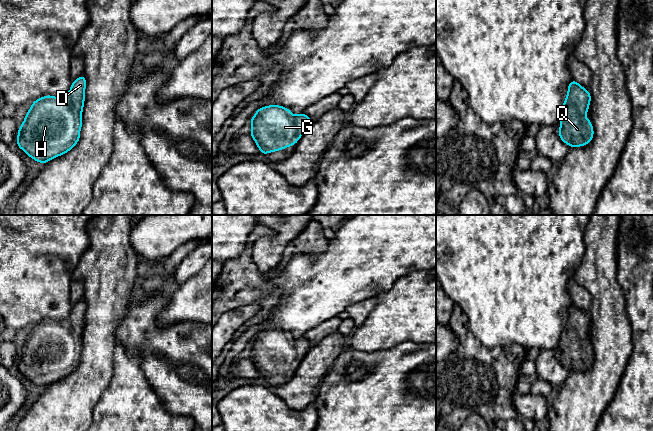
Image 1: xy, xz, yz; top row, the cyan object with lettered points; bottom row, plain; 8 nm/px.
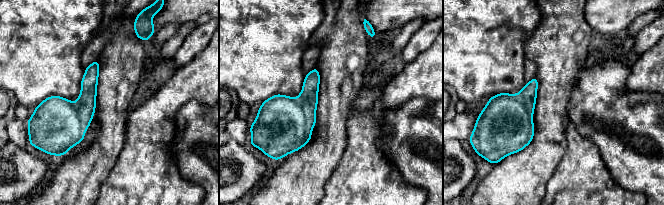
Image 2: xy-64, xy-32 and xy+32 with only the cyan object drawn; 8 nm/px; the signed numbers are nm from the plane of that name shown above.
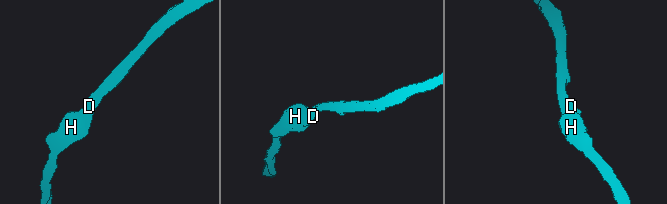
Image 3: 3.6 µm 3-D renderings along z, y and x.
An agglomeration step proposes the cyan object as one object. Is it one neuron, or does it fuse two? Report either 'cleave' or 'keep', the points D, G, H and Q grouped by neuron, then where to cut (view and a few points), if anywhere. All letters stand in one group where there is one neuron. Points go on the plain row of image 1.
keep; groups D G H Q; cut none

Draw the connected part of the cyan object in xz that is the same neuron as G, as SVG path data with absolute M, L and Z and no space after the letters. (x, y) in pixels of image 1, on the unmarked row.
M269 329L259 332L250 346L250 360L260 377L268 378L296 368L312 344L305 337L293 340L286 331Z

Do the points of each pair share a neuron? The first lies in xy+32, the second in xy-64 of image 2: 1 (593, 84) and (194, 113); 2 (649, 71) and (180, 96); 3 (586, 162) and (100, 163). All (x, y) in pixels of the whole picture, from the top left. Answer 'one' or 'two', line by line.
1: one
2: one
3: two

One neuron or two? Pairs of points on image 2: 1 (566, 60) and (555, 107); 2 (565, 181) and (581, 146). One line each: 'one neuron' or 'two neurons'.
1: one neuron
2: one neuron

